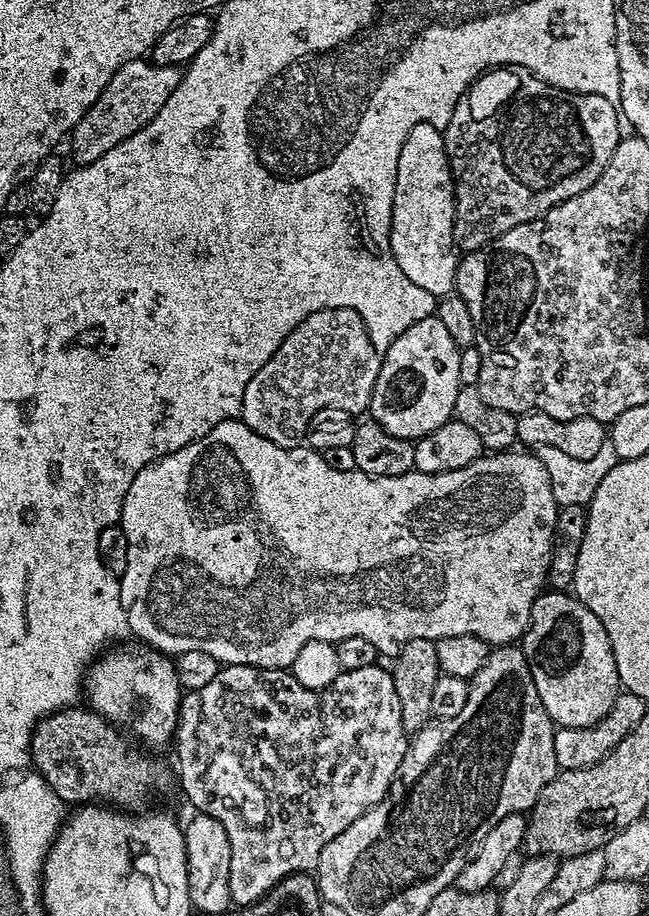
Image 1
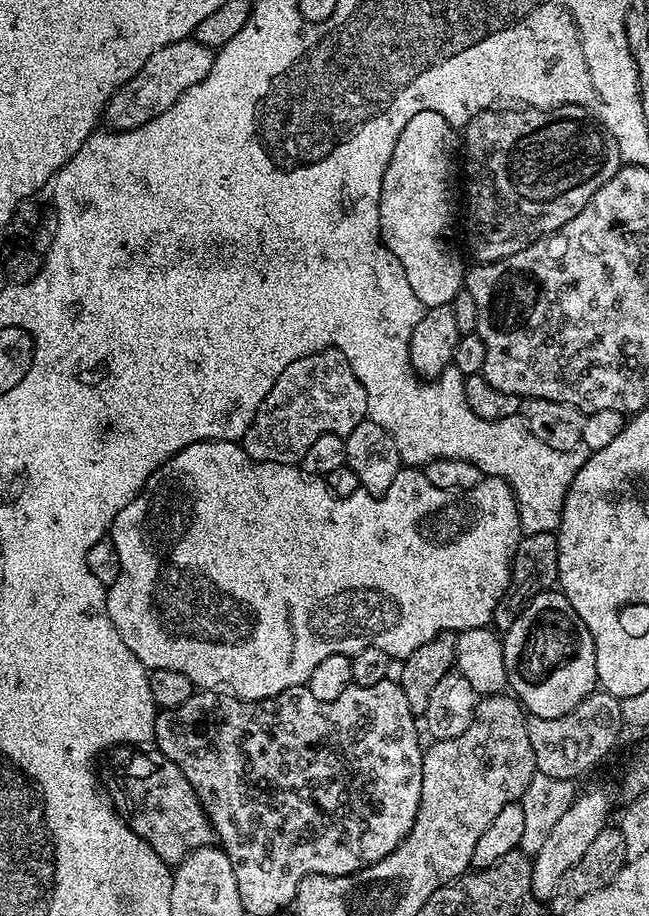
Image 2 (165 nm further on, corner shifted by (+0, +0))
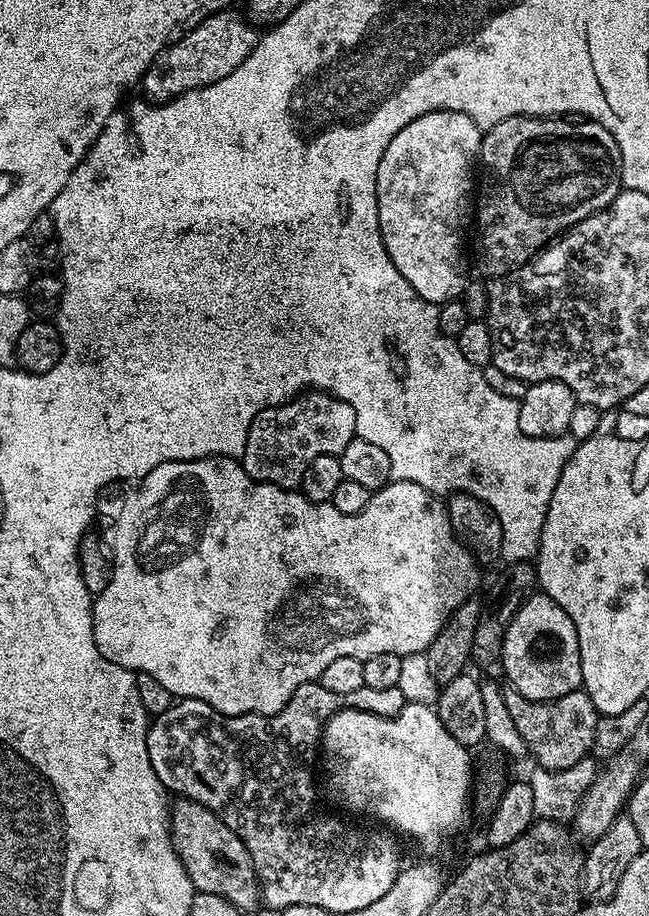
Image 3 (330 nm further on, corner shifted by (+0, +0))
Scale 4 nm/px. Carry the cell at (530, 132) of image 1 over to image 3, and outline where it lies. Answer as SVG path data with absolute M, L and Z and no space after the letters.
M515 116L506 118L498 122L498 126L487 129L480 137L480 151L478 153L478 168L484 173L478 176L478 195L474 200L474 228L476 224L476 264L480 267L480 272L484 278L495 278L498 276L507 276L508 273L527 264L537 252L548 247L553 240L561 234L573 228L578 222L582 222L587 216L594 215L595 212L601 212L606 205L614 199L620 191L622 185L620 182L620 151L618 142L600 124L592 120L581 119L579 122L573 122L568 118L541 118L538 116Z

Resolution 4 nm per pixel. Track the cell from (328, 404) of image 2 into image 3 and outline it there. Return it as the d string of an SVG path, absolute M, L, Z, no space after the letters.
M308 390L297 396L295 400L289 400L287 404L267 408L257 414L248 431L242 463L246 474L250 474L250 478L256 483L273 484L279 488L296 490L302 482L302 474L306 474L306 466L310 466L314 458L339 456L355 436L356 415L349 404L342 402L337 396L331 396L328 392Z

